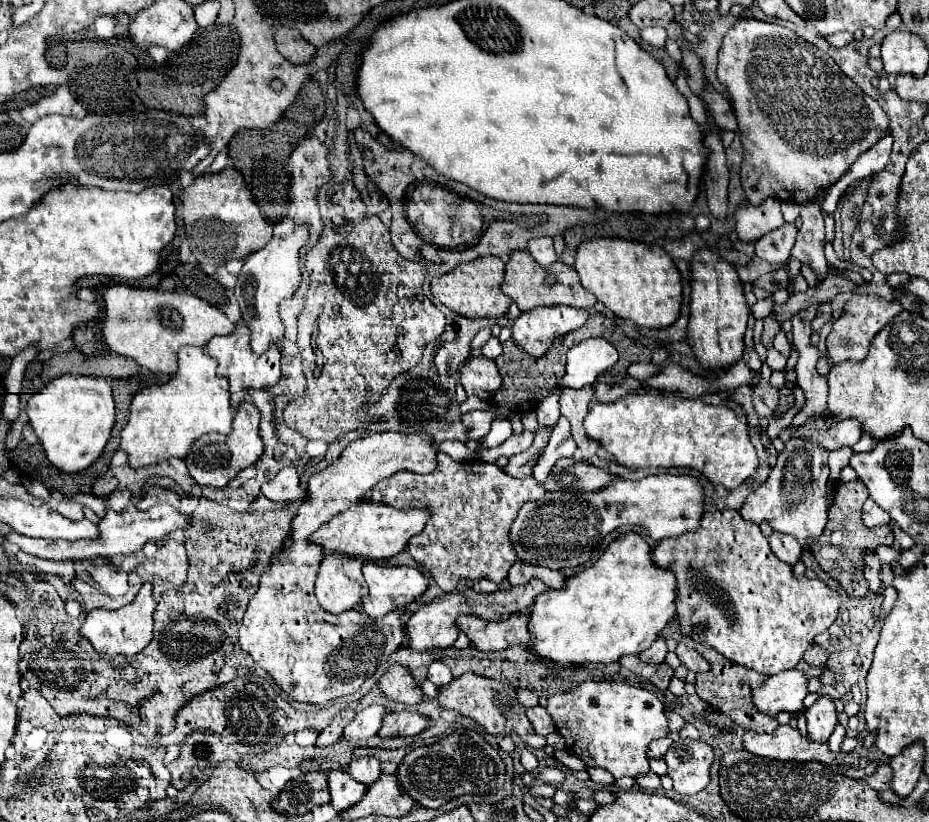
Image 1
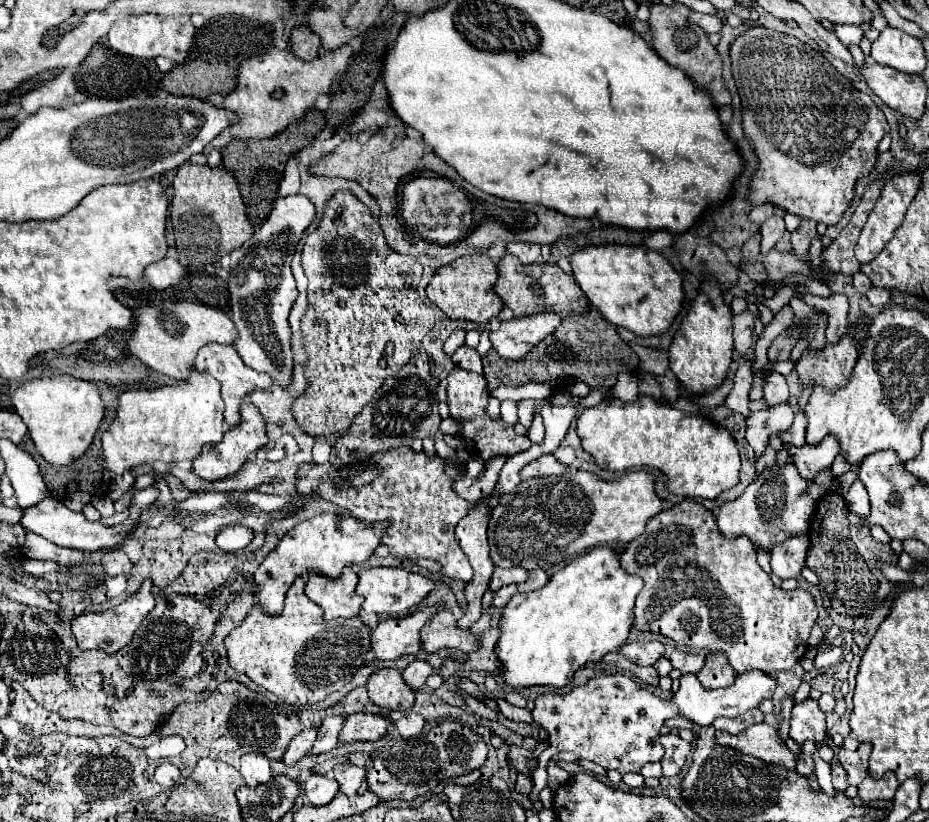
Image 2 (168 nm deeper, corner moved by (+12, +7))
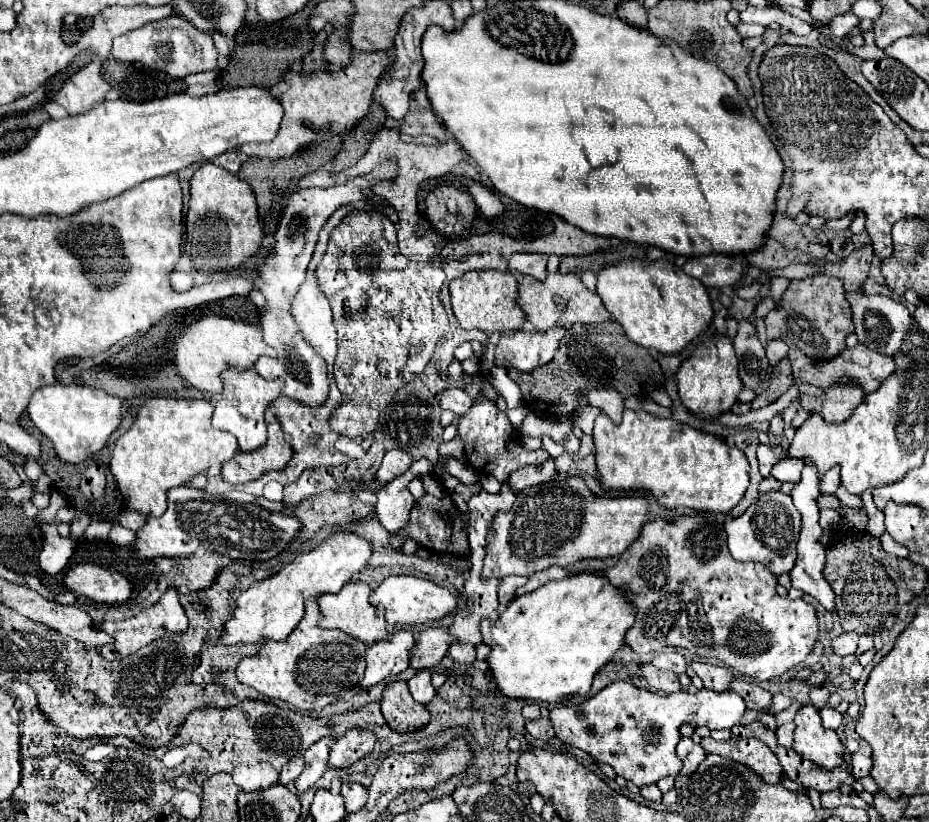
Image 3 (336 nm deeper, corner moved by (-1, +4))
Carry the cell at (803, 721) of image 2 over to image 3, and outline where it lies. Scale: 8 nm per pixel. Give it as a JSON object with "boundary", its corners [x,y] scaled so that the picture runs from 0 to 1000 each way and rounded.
{"boundary":[[[865,858],[857,867],[855,880],[857,880],[855,889],[857,916],[887,936],[898,936],[909,928],[909,906],[904,904],[900,889],[885,884],[883,865],[876,858]]]}

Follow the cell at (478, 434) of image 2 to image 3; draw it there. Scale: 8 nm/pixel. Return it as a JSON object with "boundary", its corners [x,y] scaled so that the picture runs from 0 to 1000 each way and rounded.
{"boundary":[[[515,481],[508,495],[493,510],[493,529],[499,536],[499,556],[502,561],[517,575],[532,578],[538,588],[547,585],[551,573],[558,573],[566,566],[581,566],[590,558],[586,546],[566,549],[558,532],[558,524],[549,517],[545,502],[540,502],[532,488]]]}

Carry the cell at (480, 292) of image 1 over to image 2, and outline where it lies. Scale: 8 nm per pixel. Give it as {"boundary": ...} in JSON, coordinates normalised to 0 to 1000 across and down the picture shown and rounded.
{"boundary":[[[520,309],[498,311],[488,321],[477,324],[462,343],[460,360],[462,365],[475,375],[485,389],[505,389],[513,397],[522,397],[529,387],[537,384],[541,377],[541,365],[531,355],[535,343],[535,324]]]}

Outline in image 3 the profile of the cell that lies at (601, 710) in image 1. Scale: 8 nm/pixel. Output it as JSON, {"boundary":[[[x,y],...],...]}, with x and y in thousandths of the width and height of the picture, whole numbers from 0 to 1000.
{"boundary":[[[665,828],[650,836],[626,858],[596,860],[592,865],[592,877],[603,901],[631,914],[648,928],[654,928],[663,943],[670,943],[691,957],[695,953],[708,953],[708,948],[717,943],[730,943],[734,936],[728,904],[732,901],[732,884],[736,880],[745,884],[760,882],[764,887],[788,887],[797,880],[803,865],[803,853],[792,841],[773,843],[756,836],[751,843],[730,841],[708,845],[689,838],[678,828]]]}

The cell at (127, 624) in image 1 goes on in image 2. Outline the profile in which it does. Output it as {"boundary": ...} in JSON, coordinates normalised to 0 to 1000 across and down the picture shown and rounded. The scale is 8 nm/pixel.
{"boundary":[[[156,706],[152,710],[152,715],[132,735],[128,735],[122,742],[115,742],[111,747],[87,747],[83,752],[79,752],[76,764],[79,764],[79,774],[83,776],[83,783],[87,791],[111,791],[113,796],[124,796],[126,791],[130,791],[135,783],[141,781],[145,766],[150,764],[150,759],[156,754],[156,749],[167,740],[167,727],[163,720],[163,706]]]}

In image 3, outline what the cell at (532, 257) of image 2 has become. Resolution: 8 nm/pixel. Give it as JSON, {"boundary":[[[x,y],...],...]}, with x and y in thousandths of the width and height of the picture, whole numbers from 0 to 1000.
{"boundary":[[[553,308],[549,313],[547,327],[564,332],[564,335],[573,335],[577,339],[586,339],[588,318],[590,318],[590,310],[586,310],[586,308]]]}

